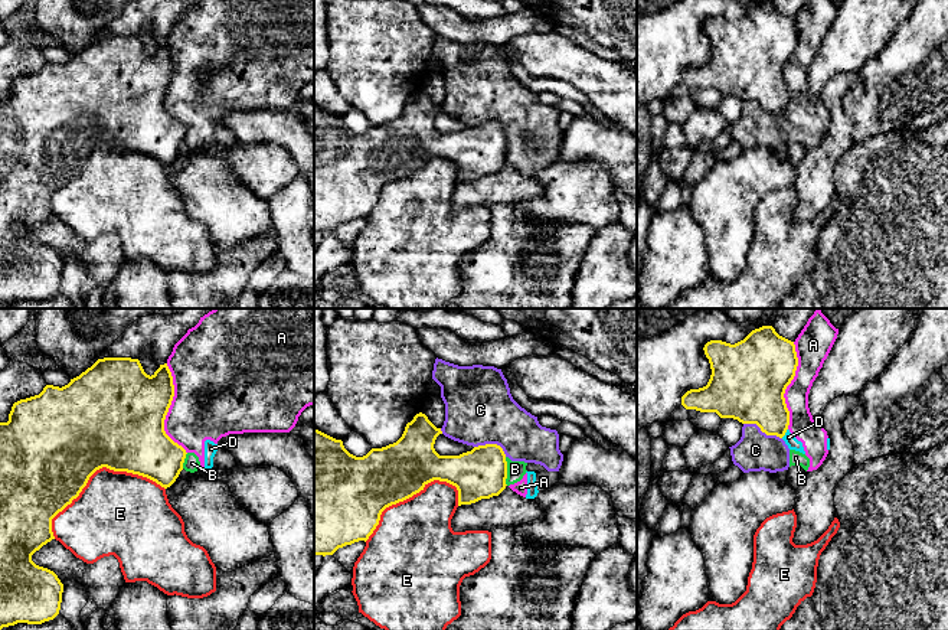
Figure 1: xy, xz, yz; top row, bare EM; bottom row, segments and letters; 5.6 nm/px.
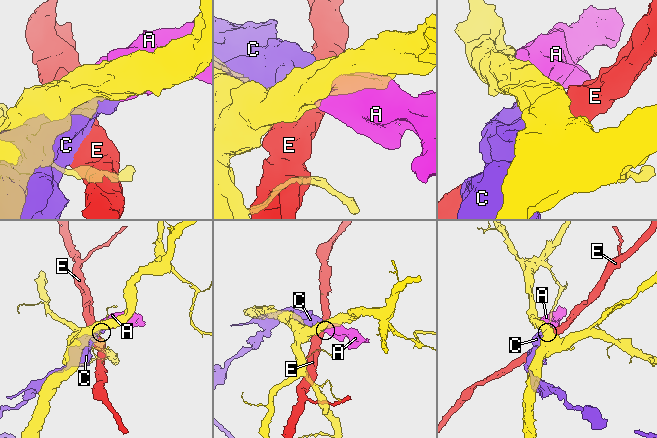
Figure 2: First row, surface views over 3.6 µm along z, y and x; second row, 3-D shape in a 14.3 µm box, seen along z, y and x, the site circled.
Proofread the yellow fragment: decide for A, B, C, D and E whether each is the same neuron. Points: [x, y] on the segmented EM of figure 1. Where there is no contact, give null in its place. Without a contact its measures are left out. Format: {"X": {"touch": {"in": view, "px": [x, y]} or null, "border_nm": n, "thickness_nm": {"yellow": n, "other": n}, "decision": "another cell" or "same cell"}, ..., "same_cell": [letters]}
{"A": {"touch": {"in": "xy", "px": [167, 410]}, "border_nm": 500, "thickness_nm": {"yellow": 480, "other": 420}, "decision": "another cell"}, "B": {"touch": {"in": "xz", "px": [506, 472]}, "border_nm": 160, "thickness_nm": {"yellow": 280, "other": 100}, "decision": "another cell"}, "C": {"touch": {"in": "yz", "px": [762, 431]}, "border_nm": 240, "thickness_nm": {"yellow": 380, "other": 220}, "decision": "another cell"}, "D": {"touch": {"in": "yz", "px": [785, 431]}, "border_nm": 70, "thickness_nm": {"yellow": 300, "other": 70}, "decision": "another cell"}, "E": {"touch": {"in": "xy", "px": [95, 470]}, "border_nm": 700, "thickness_nm": {"yellow": 500, "other": 440}, "decision": "another cell"}, "same_cell": []}

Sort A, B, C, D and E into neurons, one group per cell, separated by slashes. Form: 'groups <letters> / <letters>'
groups A B C D / E

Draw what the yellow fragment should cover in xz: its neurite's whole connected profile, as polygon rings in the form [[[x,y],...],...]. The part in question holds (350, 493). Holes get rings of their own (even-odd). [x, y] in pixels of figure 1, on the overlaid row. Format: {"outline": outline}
{"outline": [[[419,412],[406,424],[396,443],[372,448],[366,456],[356,457],[344,448],[341,440],[314,428],[314,555],[333,555],[346,545],[366,542],[379,525],[380,515],[386,507],[412,497],[434,480],[447,482],[457,487],[458,506],[498,496],[506,489],[507,461],[500,445],[486,444],[460,456],[439,456],[434,448],[439,434],[442,434],[441,428],[437,428],[425,414]]]}

